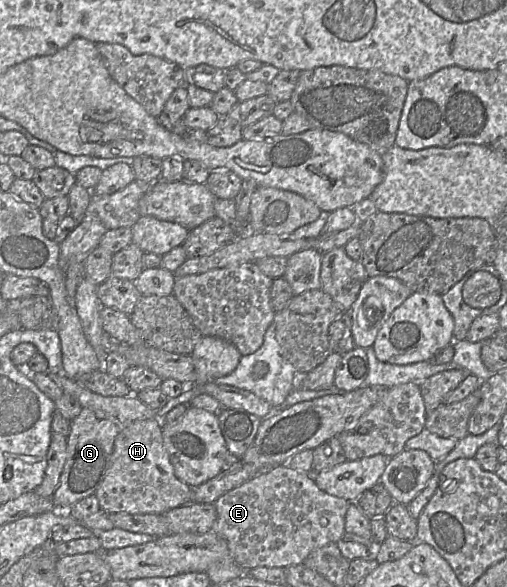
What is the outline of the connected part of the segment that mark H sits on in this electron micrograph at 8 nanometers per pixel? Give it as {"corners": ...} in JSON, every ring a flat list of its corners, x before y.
{"corners":[[156,416,137,420,119,431,110,466,95,492,102,513,158,514,192,502,193,488,178,479,164,446,162,424]]}

